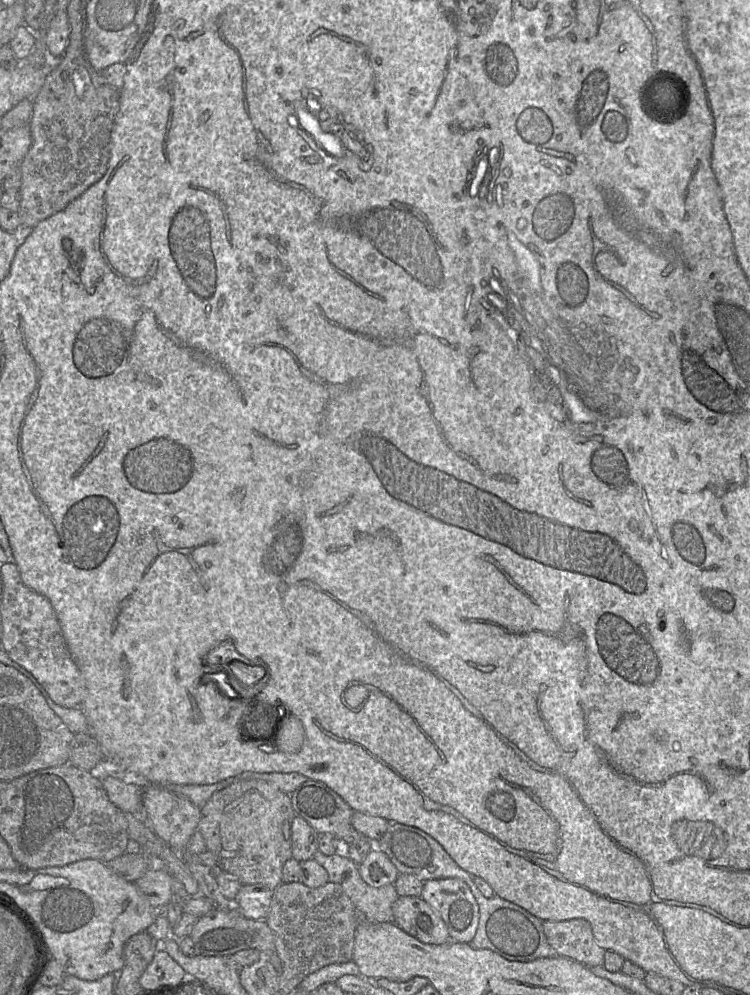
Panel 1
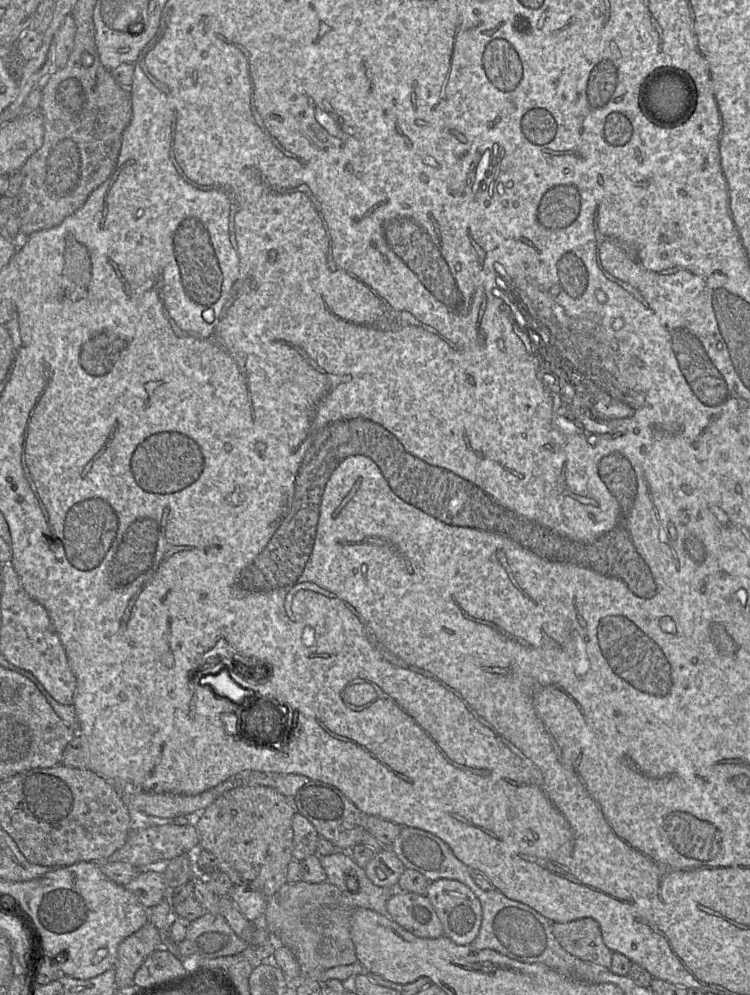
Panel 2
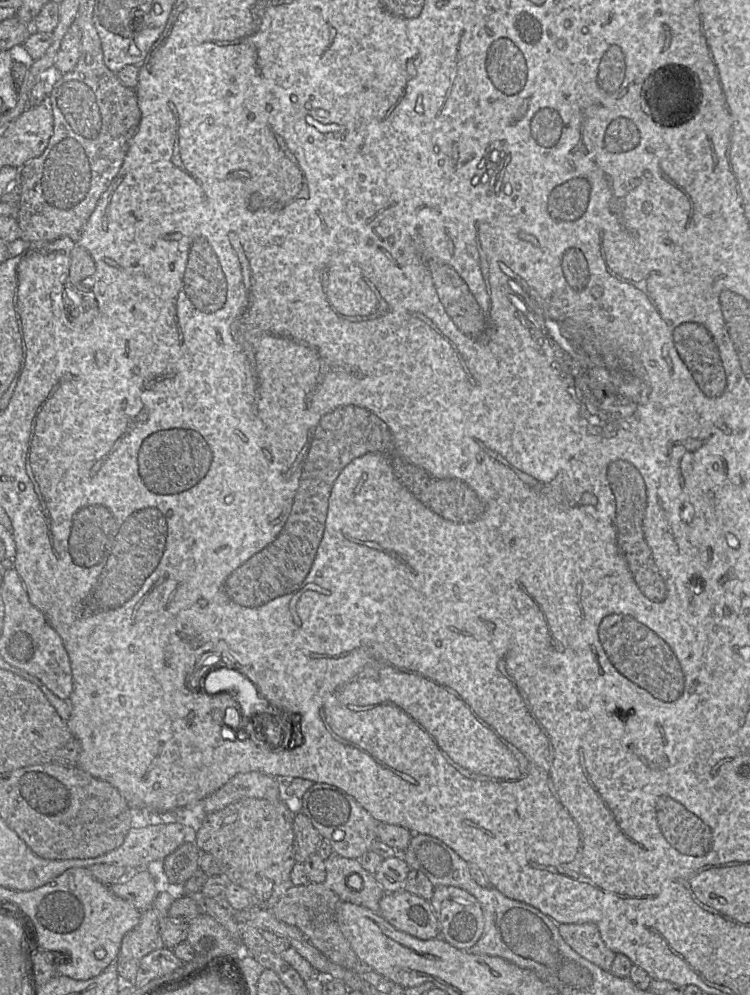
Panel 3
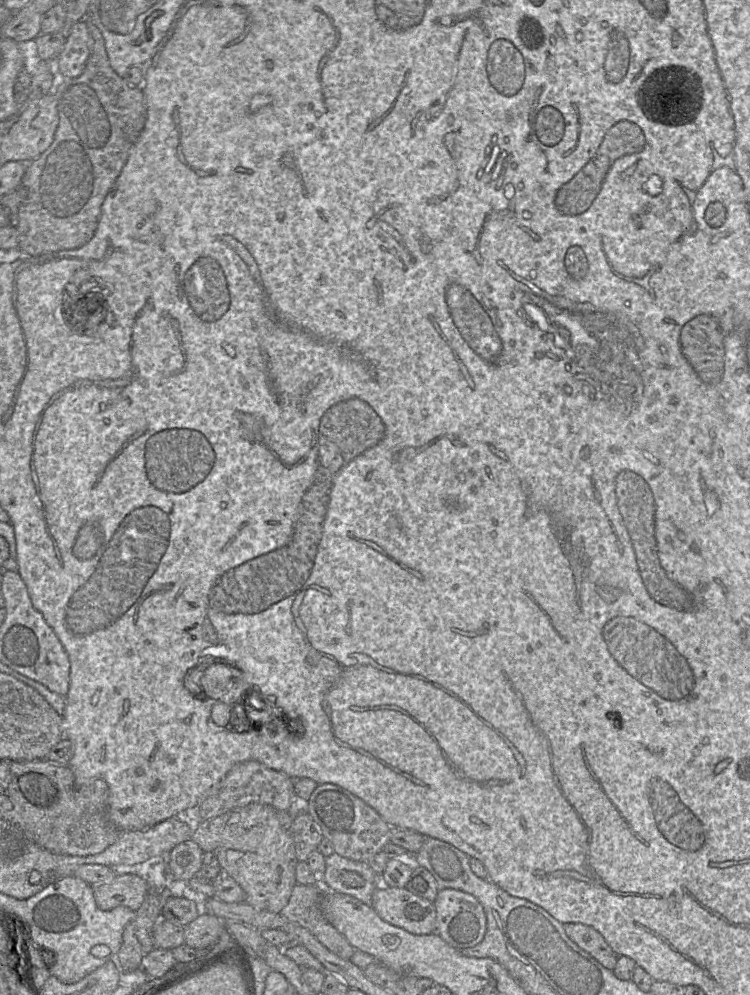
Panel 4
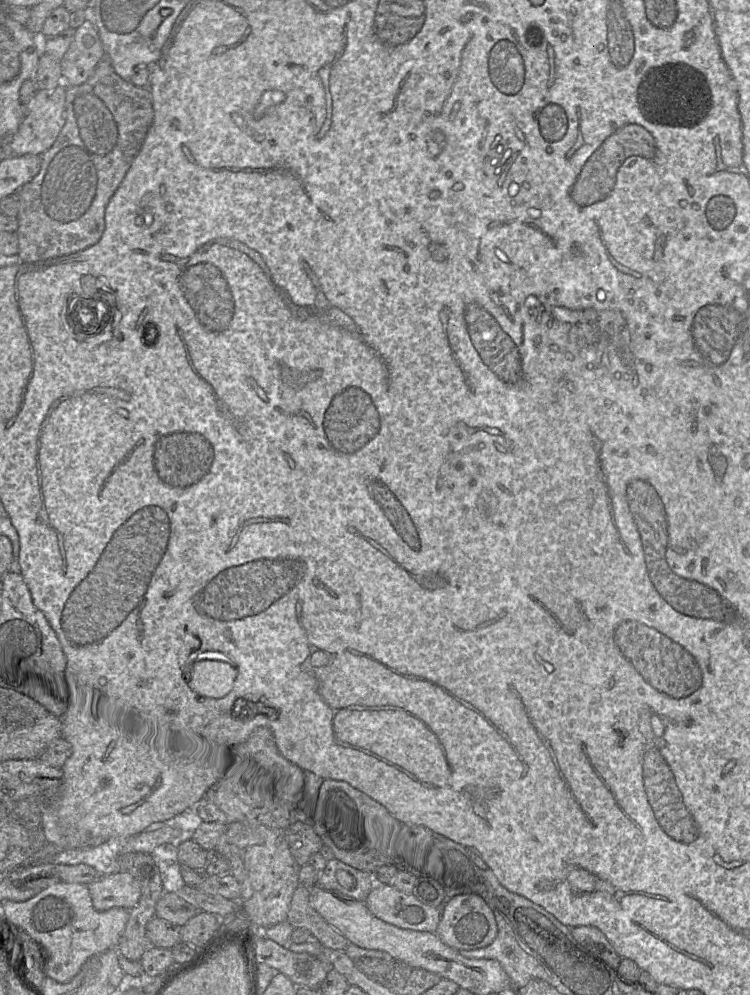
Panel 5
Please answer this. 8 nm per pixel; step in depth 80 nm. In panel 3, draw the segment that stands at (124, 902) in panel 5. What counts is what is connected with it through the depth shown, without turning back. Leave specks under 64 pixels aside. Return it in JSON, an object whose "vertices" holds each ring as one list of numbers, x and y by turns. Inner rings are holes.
{"vertices":[[147,870,130,872,130,877,110,886,110,889,116,896,130,902,140,911,152,907,159,894,154,878]]}

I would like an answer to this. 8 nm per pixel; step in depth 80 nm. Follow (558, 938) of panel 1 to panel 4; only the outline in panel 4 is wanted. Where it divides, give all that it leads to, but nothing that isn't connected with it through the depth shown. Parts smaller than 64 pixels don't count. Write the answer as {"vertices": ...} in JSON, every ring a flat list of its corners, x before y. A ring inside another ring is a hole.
{"vertices":[[563,923,563,927,566,935,578,947,589,953,602,966,613,971,618,956,597,930,582,923]]}

